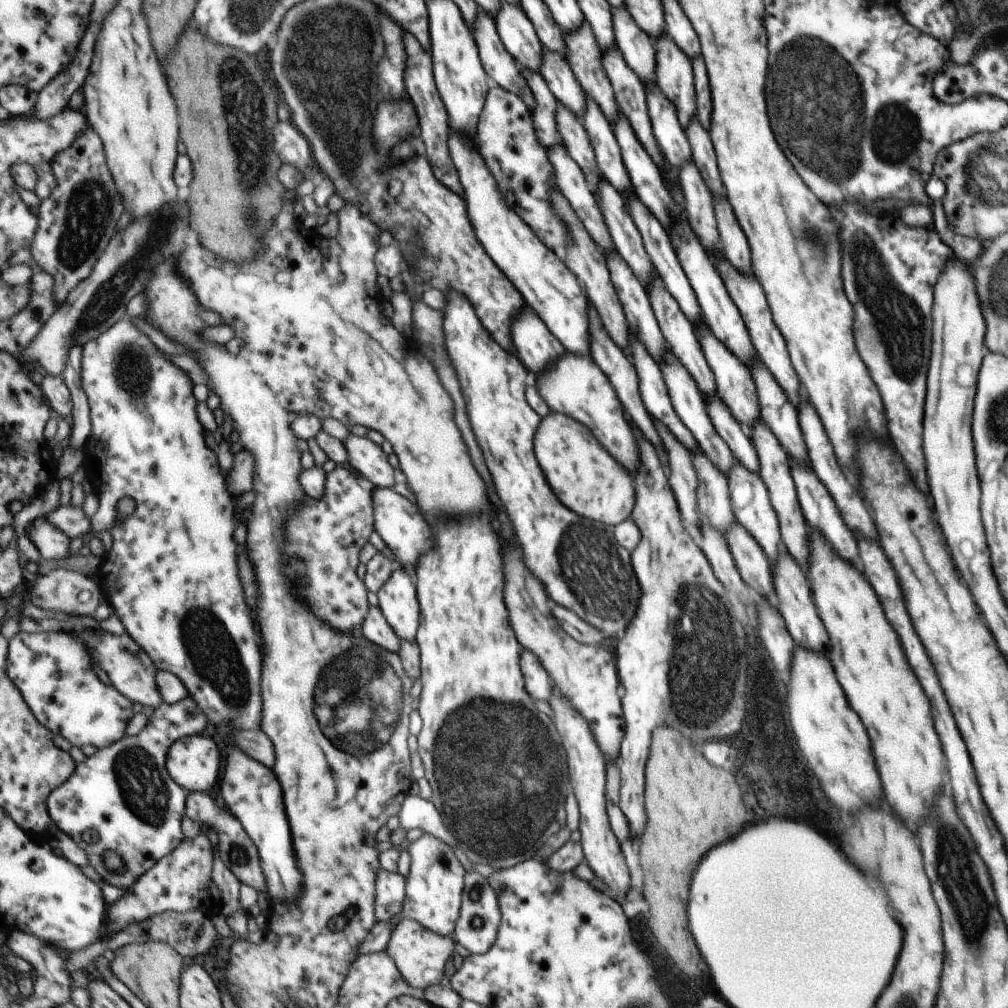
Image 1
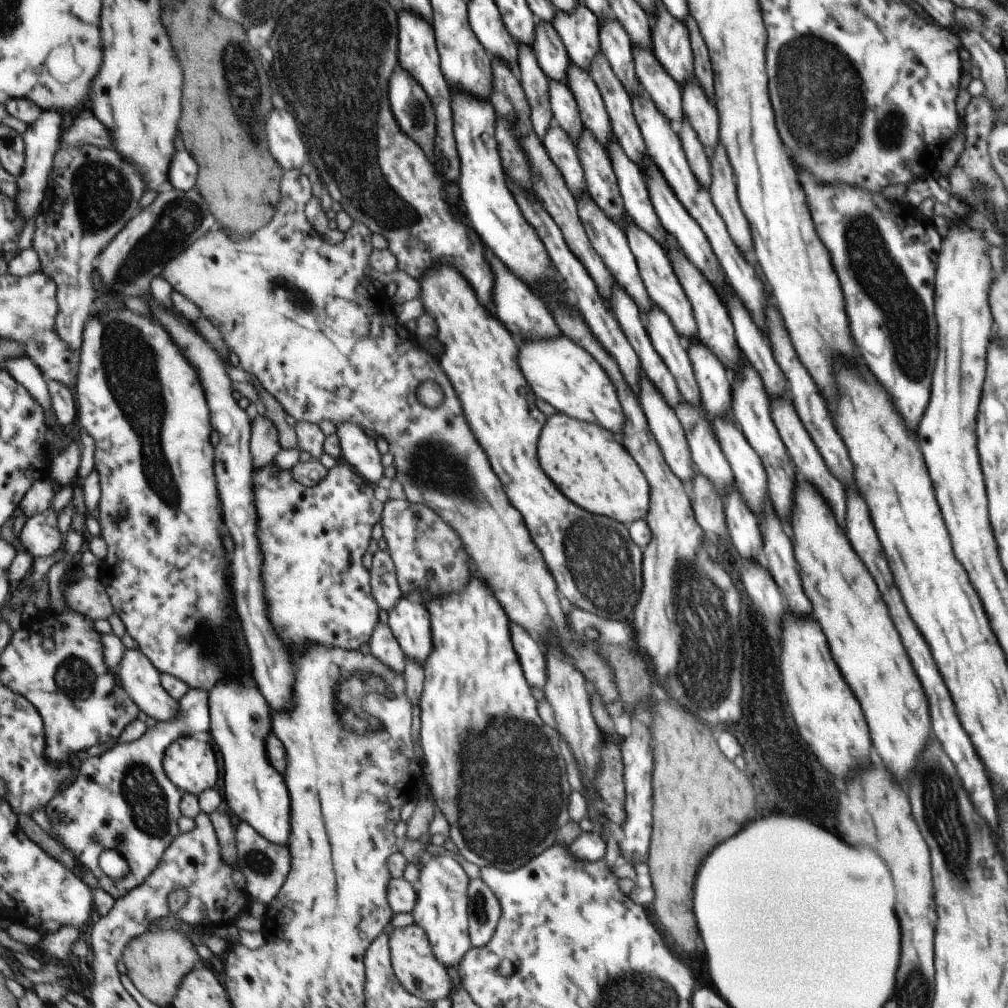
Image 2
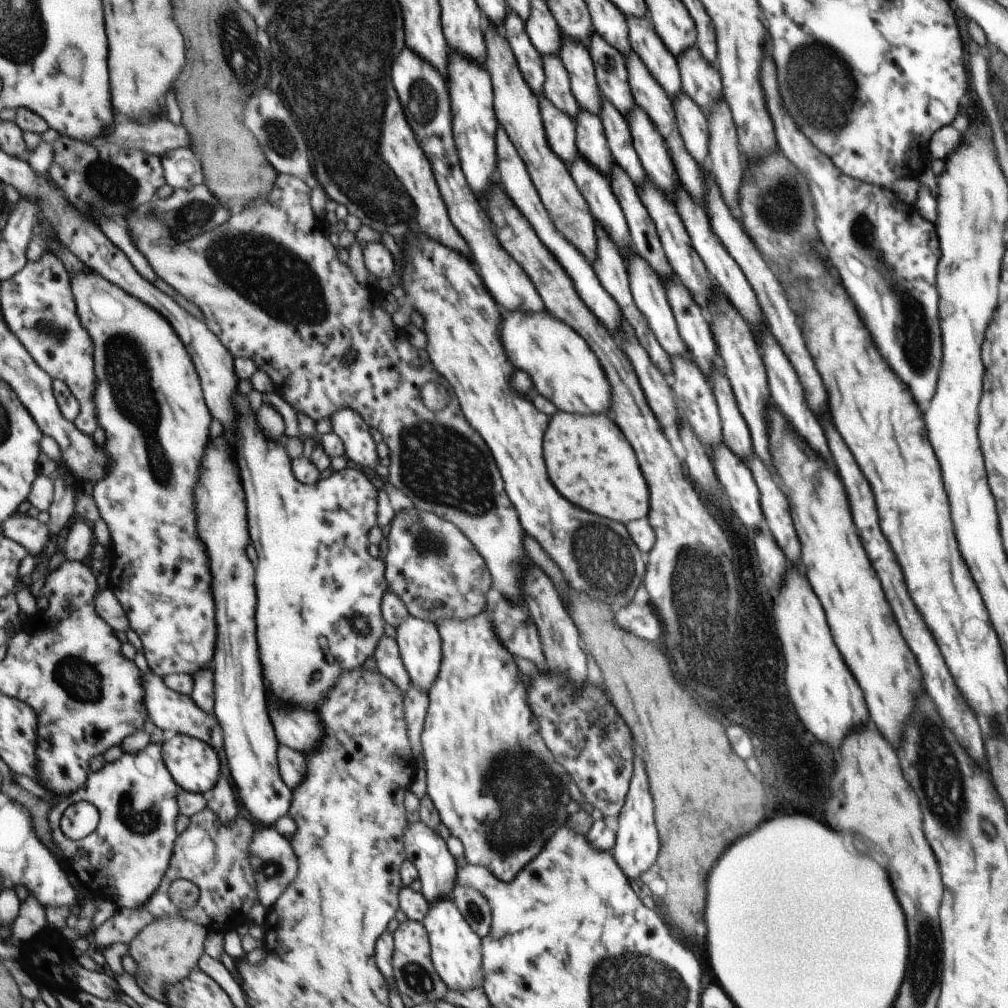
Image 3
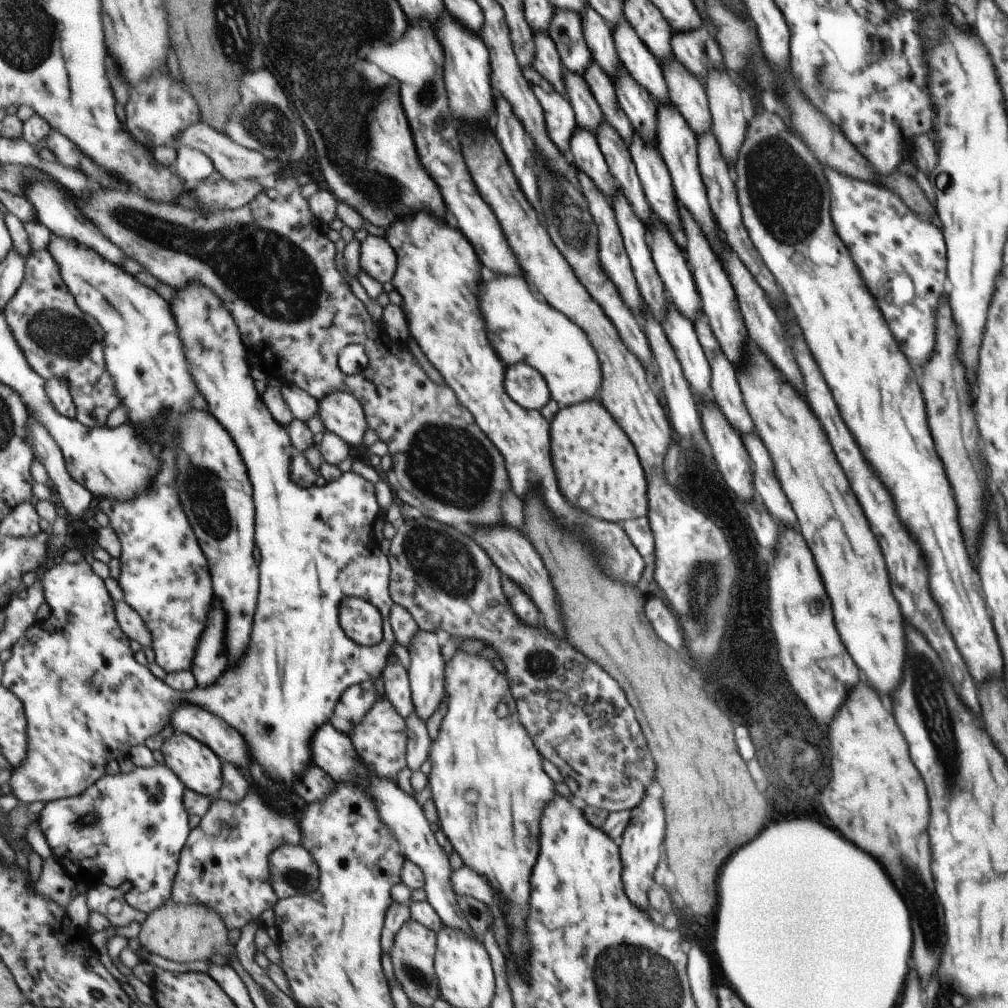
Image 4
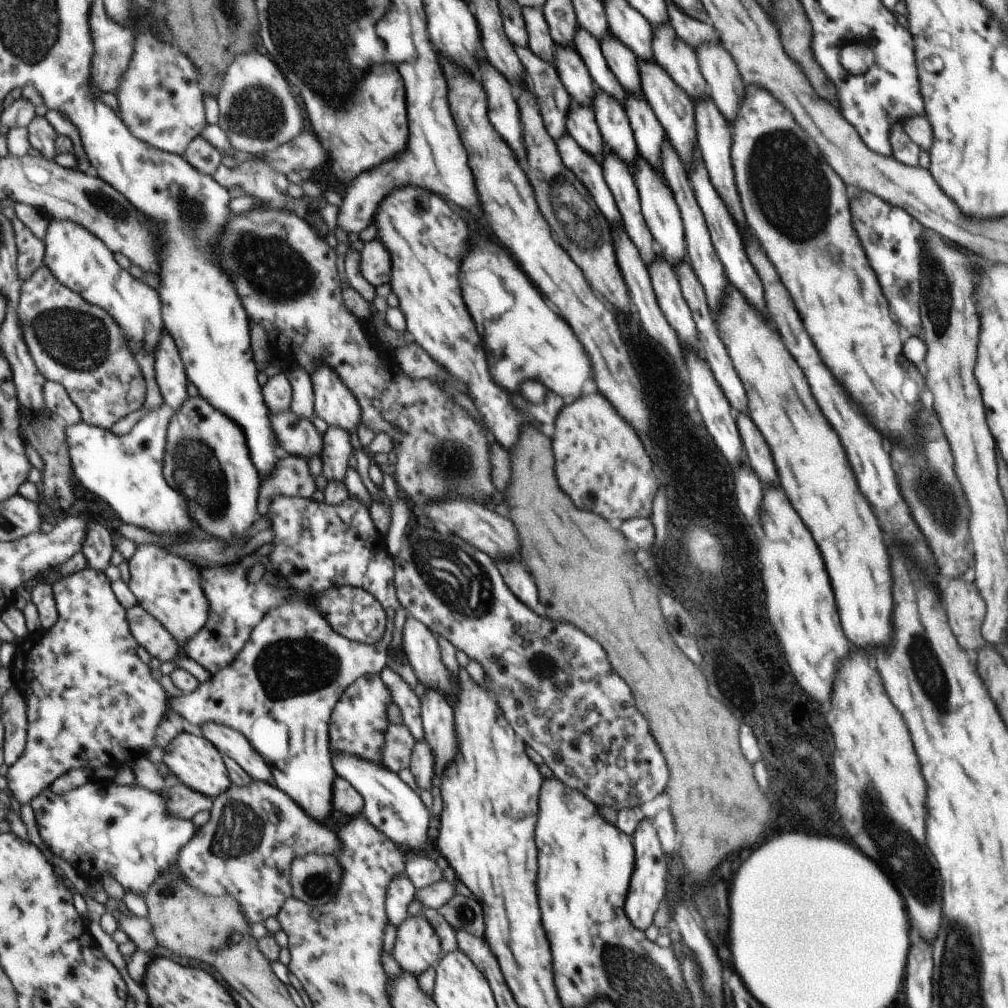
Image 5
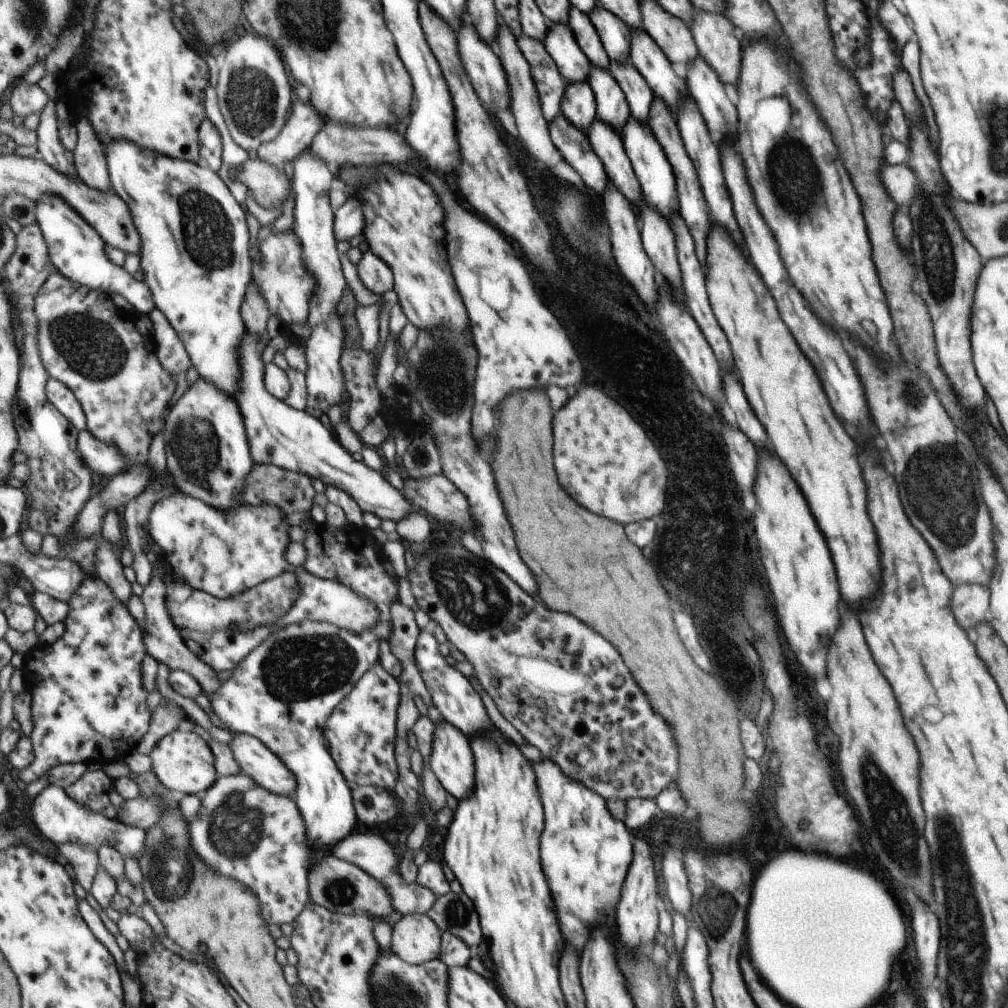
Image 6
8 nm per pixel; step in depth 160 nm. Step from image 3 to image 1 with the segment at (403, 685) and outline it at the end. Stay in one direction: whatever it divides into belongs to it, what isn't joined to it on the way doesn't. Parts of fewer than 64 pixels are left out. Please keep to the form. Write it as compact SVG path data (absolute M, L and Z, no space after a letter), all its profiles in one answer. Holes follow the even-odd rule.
M379 606L372 607L368 618L362 626L362 630L365 638L386 648L388 651L398 654L401 650L402 640L388 623L387 618L385 618Z

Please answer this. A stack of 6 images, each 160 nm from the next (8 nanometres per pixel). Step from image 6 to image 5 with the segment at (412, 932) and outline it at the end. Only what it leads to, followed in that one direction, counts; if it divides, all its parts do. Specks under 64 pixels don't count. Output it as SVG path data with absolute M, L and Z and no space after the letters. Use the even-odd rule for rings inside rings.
M421 912L412 917L407 917L401 926L398 926L396 943L392 950L392 955L405 971L412 972L419 976L427 972L429 968L436 968L442 959L442 942L436 928L429 922L429 919Z

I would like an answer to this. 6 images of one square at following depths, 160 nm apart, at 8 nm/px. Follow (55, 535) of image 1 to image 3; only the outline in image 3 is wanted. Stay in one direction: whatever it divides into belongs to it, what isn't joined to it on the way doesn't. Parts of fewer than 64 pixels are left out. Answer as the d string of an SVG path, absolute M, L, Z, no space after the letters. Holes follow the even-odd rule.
M15 513L1 526L3 533L9 538L26 546L34 557L45 552L51 534L48 524L39 522L27 513Z

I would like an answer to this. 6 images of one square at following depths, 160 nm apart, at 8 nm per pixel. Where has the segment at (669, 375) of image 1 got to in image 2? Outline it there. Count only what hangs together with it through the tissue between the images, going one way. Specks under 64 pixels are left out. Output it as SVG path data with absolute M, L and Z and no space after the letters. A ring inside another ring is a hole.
M651 303L642 320L652 347L676 380L681 400L701 406L700 392L683 338L678 335L668 316Z

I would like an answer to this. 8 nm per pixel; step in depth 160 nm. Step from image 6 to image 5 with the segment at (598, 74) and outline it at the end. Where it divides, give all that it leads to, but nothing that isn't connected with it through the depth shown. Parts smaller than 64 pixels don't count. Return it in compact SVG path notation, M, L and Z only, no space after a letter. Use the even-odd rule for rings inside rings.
M594 89L592 110L604 148L614 152L629 168L636 154L636 144L624 108L605 91Z

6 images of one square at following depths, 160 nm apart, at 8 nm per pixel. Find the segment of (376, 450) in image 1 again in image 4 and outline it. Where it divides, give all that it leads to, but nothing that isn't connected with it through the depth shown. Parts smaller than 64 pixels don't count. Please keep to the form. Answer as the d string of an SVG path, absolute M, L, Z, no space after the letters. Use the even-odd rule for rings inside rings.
M337 391L325 395L318 405L318 415L328 431L344 438L351 448L359 448L369 454L364 438L370 426L362 402L351 393Z

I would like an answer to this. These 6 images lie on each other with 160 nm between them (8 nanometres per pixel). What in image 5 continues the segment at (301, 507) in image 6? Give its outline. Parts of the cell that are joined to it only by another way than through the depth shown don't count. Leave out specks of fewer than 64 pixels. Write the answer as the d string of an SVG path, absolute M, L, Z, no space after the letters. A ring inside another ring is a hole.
M283 454L272 474L261 483L261 516L269 514L271 504L277 497L310 499L317 492L309 463L301 457Z

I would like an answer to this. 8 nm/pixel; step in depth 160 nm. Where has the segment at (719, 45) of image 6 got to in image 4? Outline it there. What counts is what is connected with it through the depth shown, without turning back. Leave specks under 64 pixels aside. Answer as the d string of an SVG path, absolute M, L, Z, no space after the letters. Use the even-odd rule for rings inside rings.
M708 70L703 80L711 117L710 131L717 141L721 156L733 164L743 142L746 121L741 111L739 88L725 70Z

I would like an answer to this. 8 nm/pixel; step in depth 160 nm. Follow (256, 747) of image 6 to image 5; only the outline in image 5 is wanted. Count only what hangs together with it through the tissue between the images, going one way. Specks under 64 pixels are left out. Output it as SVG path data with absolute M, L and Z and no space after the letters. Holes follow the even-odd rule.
M217 723L204 724L201 730L223 755L228 754L236 760L254 780L274 784L274 772L268 760L252 745L246 734Z

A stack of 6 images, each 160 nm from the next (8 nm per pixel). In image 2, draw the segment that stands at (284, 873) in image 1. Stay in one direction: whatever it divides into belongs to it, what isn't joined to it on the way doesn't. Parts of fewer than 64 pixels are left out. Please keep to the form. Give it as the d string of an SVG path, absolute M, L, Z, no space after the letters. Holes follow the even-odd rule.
M251 674L219 682L211 694L213 726L209 737L224 762L225 805L241 821L249 822L269 842L287 844L291 834L291 798L285 778L273 768L267 756L267 736L273 728L271 708Z

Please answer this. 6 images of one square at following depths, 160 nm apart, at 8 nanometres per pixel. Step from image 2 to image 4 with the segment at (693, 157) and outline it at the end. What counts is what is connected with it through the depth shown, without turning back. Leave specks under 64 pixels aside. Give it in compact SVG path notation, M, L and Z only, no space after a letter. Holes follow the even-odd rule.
M674 58L659 63L668 87L668 102L679 111L696 136L709 131L711 117L703 82Z

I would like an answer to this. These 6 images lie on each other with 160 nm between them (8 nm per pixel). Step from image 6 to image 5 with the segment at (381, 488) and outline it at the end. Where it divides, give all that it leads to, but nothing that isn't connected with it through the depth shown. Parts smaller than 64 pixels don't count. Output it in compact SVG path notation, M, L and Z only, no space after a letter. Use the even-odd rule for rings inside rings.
M293 409L273 413L270 410L270 421L283 454L310 459L324 456L324 434L317 430L311 419L299 416Z

